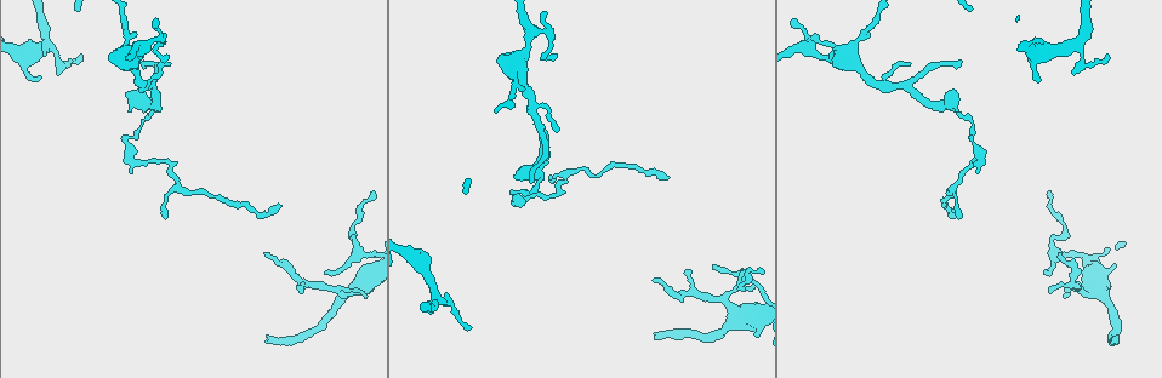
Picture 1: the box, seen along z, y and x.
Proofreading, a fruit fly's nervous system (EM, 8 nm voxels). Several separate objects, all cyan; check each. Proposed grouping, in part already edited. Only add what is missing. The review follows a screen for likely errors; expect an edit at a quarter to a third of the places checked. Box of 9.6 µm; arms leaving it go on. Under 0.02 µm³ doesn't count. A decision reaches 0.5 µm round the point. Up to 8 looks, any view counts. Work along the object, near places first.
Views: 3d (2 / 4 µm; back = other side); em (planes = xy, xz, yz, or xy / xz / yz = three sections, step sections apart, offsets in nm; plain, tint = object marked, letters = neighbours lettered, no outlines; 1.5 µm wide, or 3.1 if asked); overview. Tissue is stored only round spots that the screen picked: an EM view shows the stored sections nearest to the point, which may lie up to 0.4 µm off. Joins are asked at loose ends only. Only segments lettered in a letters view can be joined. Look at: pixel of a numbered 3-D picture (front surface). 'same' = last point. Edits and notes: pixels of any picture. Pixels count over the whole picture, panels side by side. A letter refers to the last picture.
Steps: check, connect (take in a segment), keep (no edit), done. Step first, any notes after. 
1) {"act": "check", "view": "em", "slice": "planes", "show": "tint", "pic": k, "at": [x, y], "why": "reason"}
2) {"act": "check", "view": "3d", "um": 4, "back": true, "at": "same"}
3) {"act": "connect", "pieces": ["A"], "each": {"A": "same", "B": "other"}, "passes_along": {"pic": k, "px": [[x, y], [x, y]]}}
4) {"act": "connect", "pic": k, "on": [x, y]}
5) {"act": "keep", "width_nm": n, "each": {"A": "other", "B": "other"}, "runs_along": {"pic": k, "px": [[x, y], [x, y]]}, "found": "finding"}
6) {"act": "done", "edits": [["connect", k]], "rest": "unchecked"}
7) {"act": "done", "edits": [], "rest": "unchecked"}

{"act": "check", "view": "3d", "um": 4, "pic": 1, "at": [954, 95], "why": "free end"}

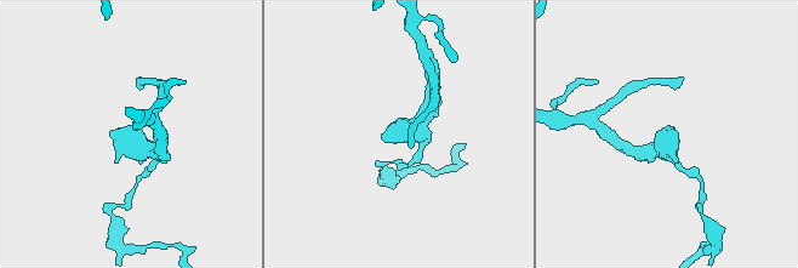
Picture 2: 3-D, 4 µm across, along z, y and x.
{"act": "check", "view": "em", "slice": "yz", "step": 4, "show": "plain", "pic": 2, "at": [675, 134]}

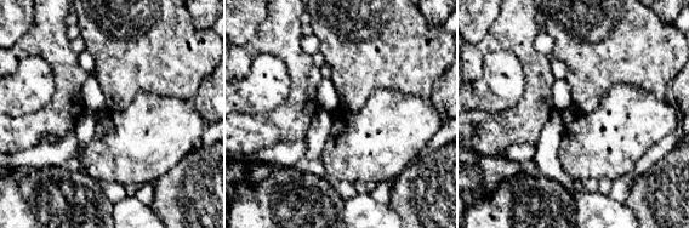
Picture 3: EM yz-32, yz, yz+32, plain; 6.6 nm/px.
{"act": "check", "view": "em", "slice": "yz", "step": 4, "show": "letters", "at": "same", "why": "see the neighbours"}

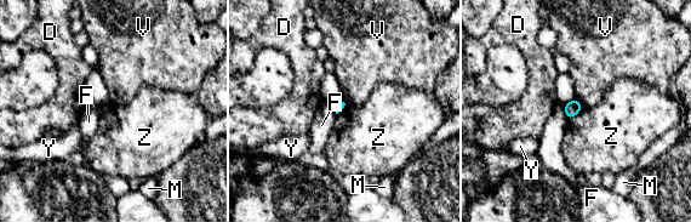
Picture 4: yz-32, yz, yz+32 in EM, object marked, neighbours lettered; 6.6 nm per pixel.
{"act": "keep", "each": {"D": "other", "F": "other", "M": "other", "V": "other", "Y": "other", "Z": "other"}, "border": {"pic": 4, "px": [[577, 98], [583, 104]]}, "found": "none of them fits"}

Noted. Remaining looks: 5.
{"act": "check", "view": "em", "slice": "yz", "step": 8, "show": "letters", "pic": 1, "at": [471, 328]}

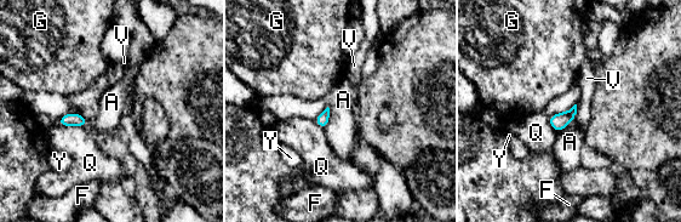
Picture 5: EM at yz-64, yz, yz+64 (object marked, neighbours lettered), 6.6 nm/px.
{"act": "check", "view": "em", "slice": "planes", "show": "letters", "at": "same", "why": "cut it another way"}

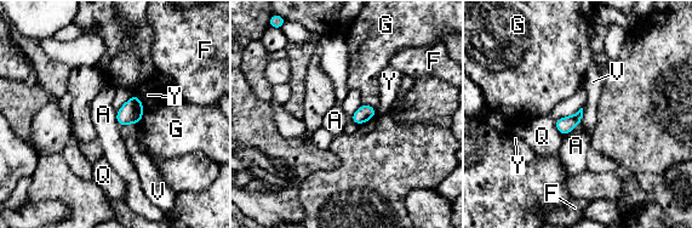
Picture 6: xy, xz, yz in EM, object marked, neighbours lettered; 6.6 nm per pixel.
{"act": "keep", "each": {"A": "other", "F": "other", "G": "other", "Q": "other", "V": "other", "Y": "other"}, "border": {"pic": 6, "px": [[136, 93], [143, 109]]}, "found": "no lettered segment goes on from it"}

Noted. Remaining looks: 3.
{"act": "check", "view": "em", "slice": "planes", "show": "letters", "pic": 1, "at": [654, 277], "why": "tapers out"}

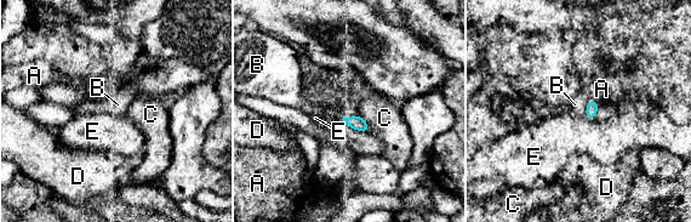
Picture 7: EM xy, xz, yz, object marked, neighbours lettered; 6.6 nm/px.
{"act": "keep", "width_nm": 80, "each": {"A": "other", "B": "other", "C": "other", "D": "other", "E": "other"}, "border": {"pic": 7, "px": [[358, 114], [342, 119]]}, "found": "none of them fits"}

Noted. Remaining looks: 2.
{"act": "done", "edits": [], "rest": "unchecked"}

